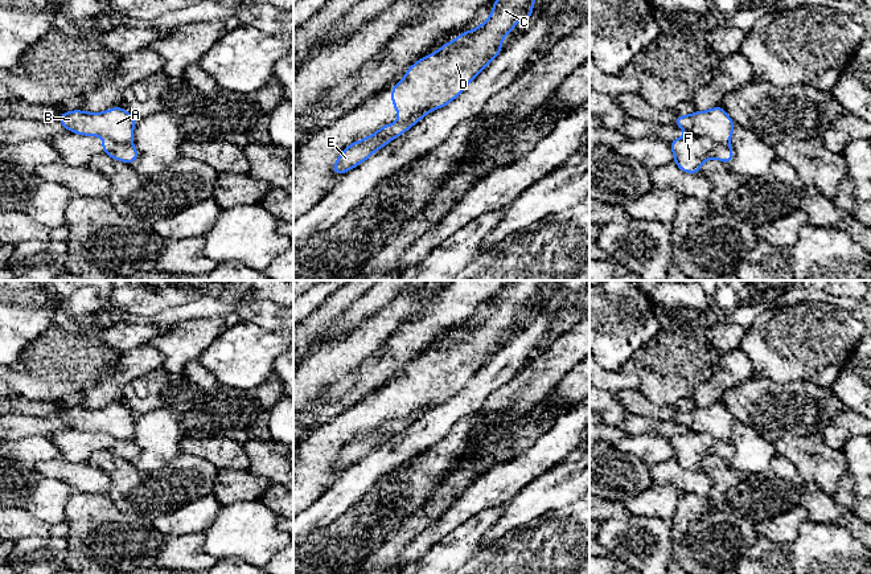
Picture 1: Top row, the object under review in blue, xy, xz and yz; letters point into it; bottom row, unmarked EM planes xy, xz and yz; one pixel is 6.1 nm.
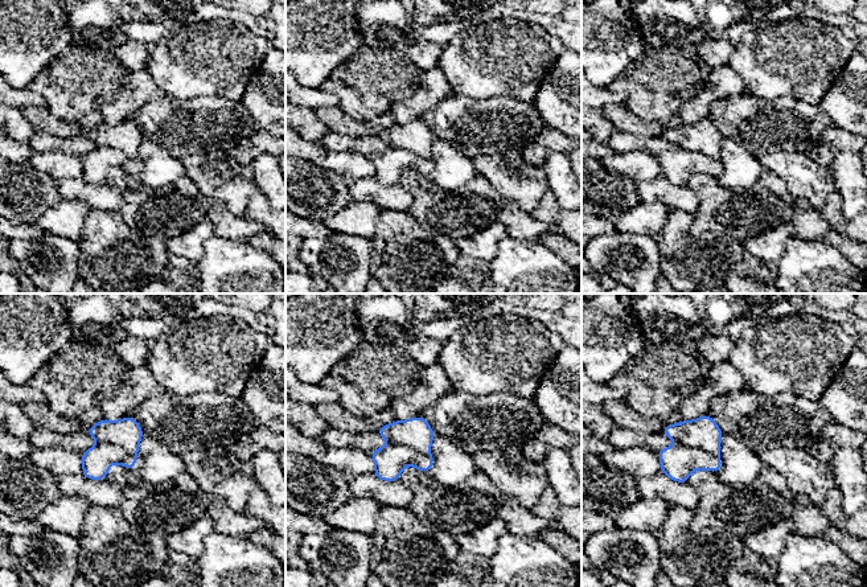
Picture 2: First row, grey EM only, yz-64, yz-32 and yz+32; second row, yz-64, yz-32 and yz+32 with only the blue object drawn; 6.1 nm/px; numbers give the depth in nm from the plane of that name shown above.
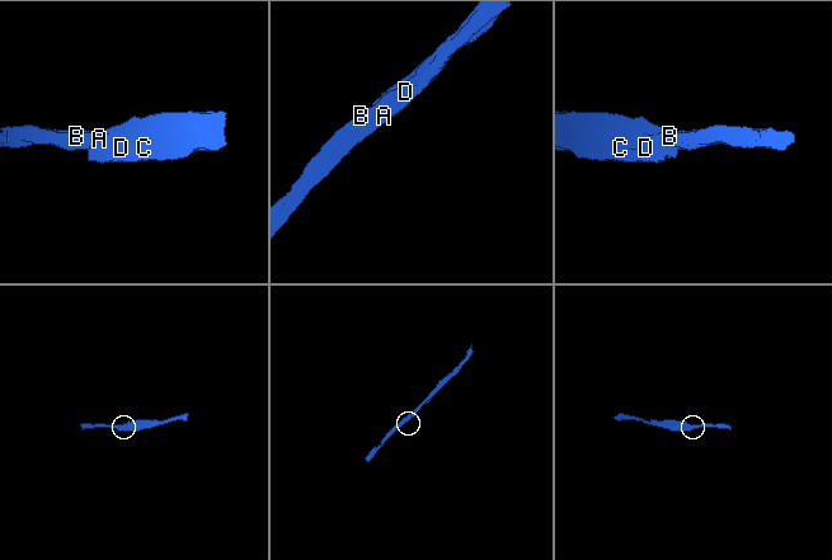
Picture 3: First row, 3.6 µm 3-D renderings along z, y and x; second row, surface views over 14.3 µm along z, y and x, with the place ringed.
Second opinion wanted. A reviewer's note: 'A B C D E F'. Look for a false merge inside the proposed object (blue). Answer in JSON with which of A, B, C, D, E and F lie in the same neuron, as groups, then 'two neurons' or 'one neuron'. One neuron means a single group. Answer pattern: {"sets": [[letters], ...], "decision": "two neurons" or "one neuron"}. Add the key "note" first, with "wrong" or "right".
{"note": "wrong", "sets": [["A", "B", "E"], ["C", "D", "F"]], "decision": "two neurons"}

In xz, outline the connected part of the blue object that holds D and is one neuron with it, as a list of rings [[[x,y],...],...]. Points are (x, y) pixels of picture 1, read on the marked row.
[[[494,0],[490,16],[473,30],[464,30],[457,38],[412,63],[400,82],[393,86],[391,102],[404,122],[422,111],[435,111],[449,104],[502,52],[502,40],[511,33],[518,19],[531,20],[534,0]]]

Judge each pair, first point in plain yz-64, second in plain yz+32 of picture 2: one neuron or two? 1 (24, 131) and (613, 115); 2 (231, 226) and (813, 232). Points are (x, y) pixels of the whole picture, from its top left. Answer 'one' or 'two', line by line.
1: two
2: one

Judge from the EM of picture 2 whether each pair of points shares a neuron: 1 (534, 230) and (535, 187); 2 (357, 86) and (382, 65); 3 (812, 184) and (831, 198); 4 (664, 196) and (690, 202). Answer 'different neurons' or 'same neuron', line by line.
1: different neurons
2: same neuron
3: different neurons
4: same neuron

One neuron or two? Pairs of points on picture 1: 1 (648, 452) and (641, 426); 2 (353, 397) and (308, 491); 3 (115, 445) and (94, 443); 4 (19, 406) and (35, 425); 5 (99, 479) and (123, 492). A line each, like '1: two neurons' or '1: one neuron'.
1: two neurons
2: two neurons
3: one neuron
4: two neurons
5: two neurons

